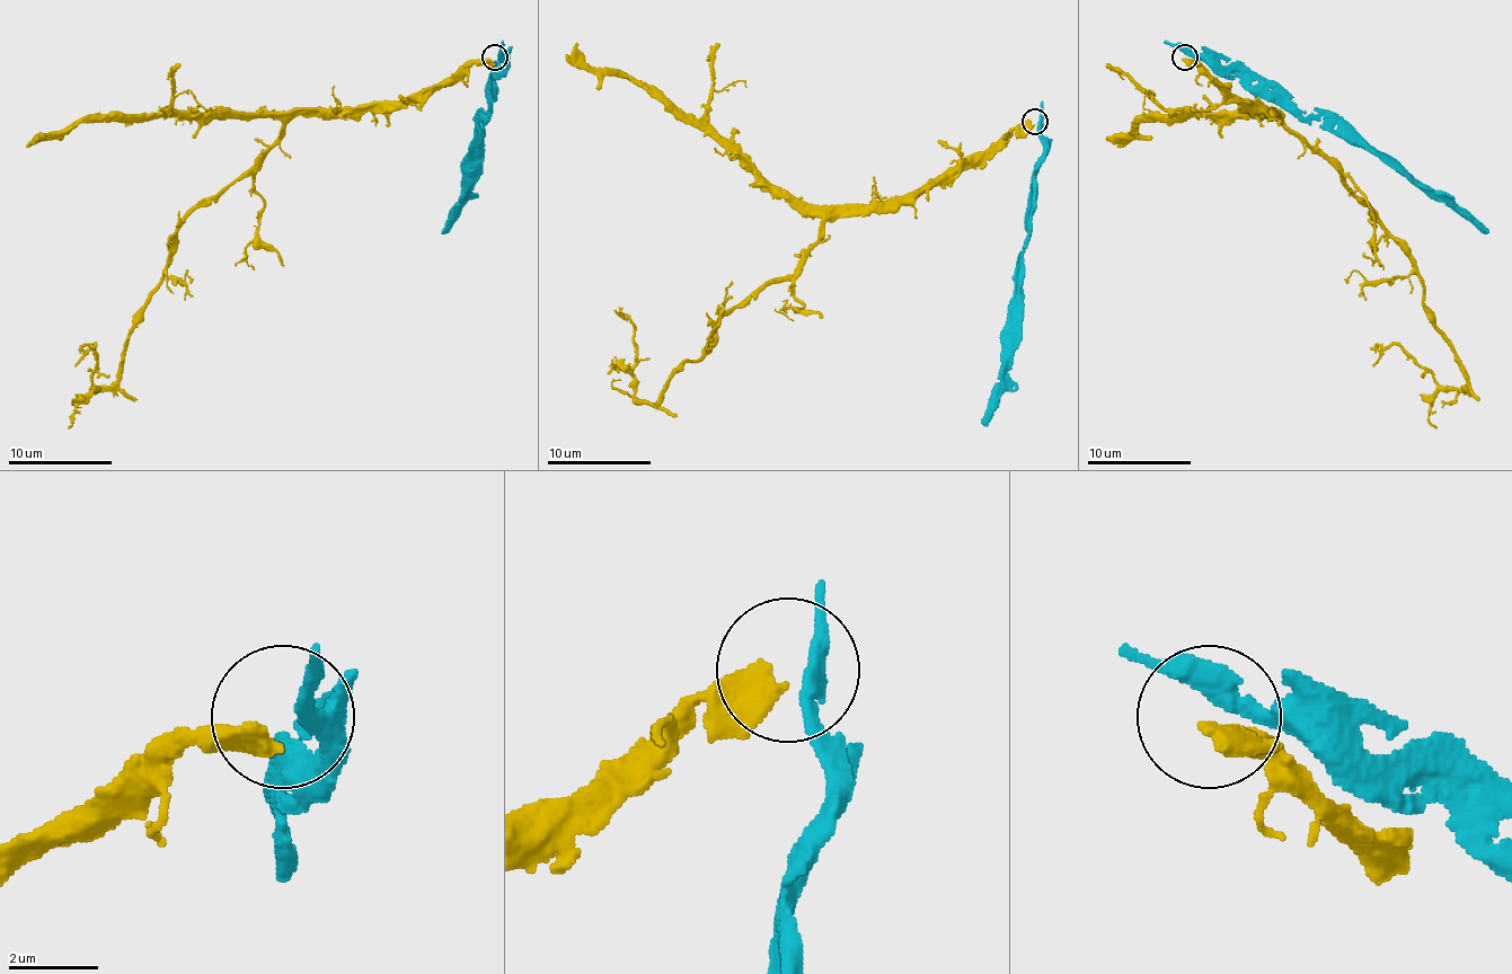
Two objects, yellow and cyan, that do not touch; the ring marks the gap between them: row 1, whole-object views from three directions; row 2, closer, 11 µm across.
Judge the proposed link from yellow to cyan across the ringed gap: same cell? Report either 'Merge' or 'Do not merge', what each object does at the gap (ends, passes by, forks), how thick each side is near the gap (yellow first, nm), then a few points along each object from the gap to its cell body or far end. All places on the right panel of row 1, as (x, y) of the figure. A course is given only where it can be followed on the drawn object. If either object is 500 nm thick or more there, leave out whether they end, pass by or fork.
Do not merge. Thickness 500 nm (yellow) against 380 nm. Course of yellow: (1184, 60), (1270, 109), (1337, 167), (1409, 260), (1428, 319), (1467, 379), (1446, 390), (1391, 343), (1373, 366). Course of cyan: (1186, 55), (1262, 76), (1298, 109), (1337, 117), (1420, 185), (1451, 197), (1487, 235)

